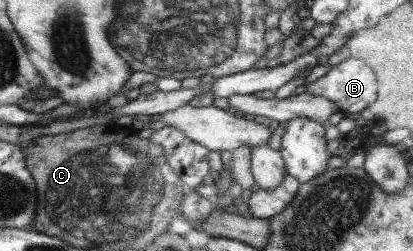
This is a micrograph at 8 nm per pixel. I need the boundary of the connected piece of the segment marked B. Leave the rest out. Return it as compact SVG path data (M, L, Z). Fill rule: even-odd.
M350 55L304 87L305 92L335 102L344 111L359 113L375 101L377 82L366 63Z

